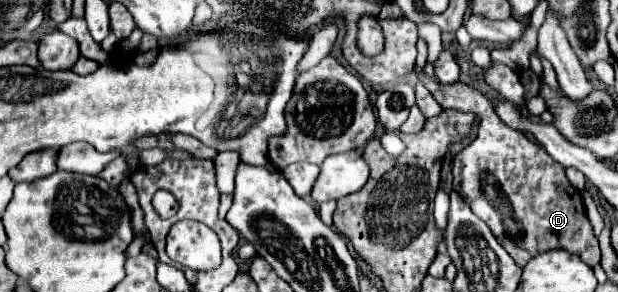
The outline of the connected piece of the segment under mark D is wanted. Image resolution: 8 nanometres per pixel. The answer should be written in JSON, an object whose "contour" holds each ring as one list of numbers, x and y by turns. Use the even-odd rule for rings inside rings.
{"contour":[[421,38,417,51,416,74,438,104,442,108,474,112,478,118,478,136,454,156,454,190,464,196,474,214,490,226,492,234,506,246,516,264,526,266,530,258,552,248,564,248,578,254,590,268,600,264,598,238,586,216,582,194,568,182,564,166,558,166,558,162,528,136,502,124,488,98,474,86,464,82,452,86,440,84,436,78,424,78,422,70,426,66,428,49]]}

